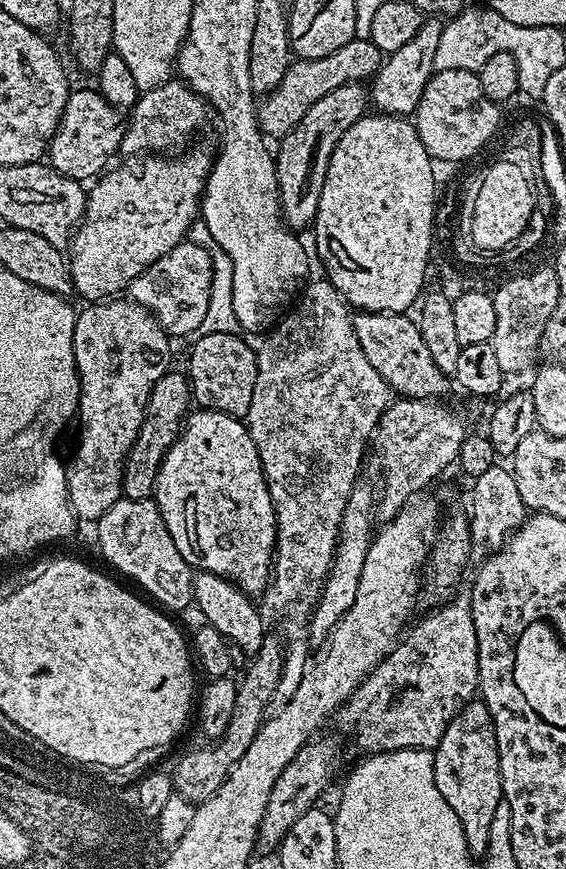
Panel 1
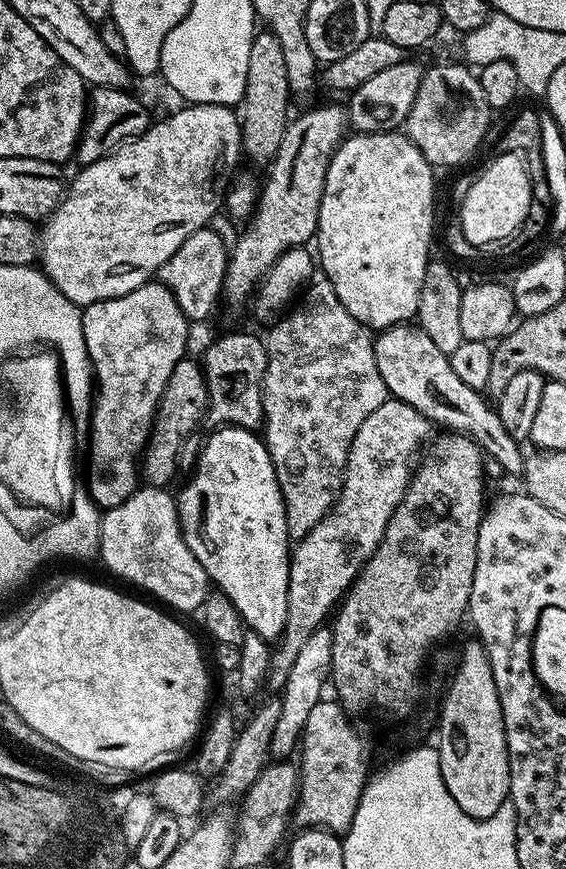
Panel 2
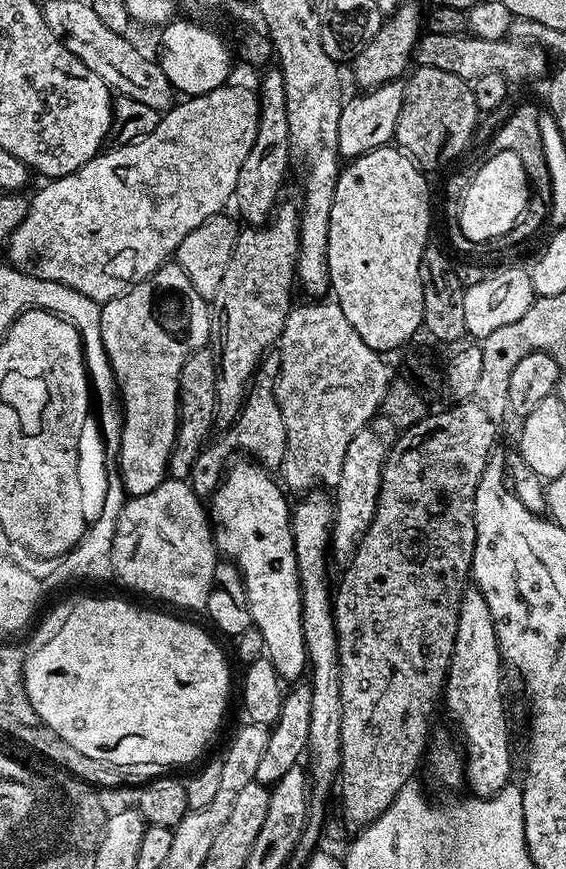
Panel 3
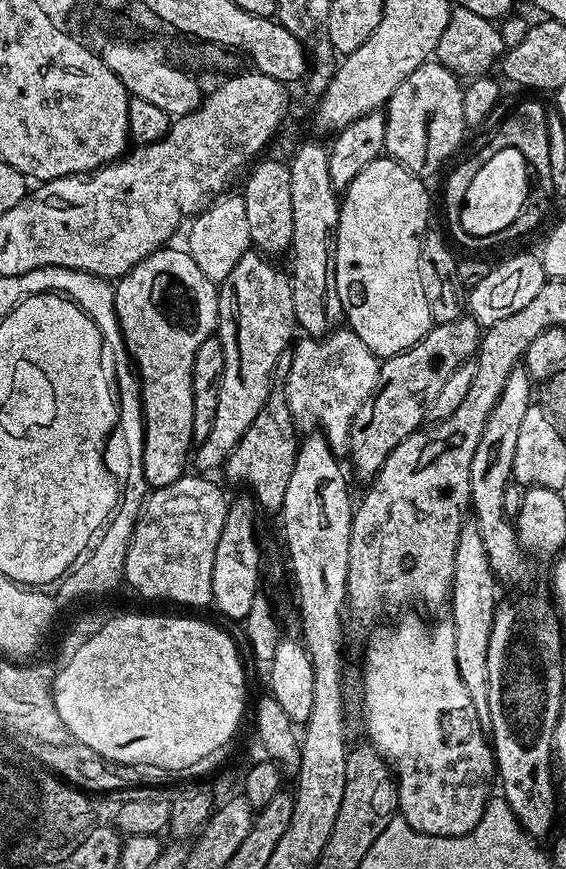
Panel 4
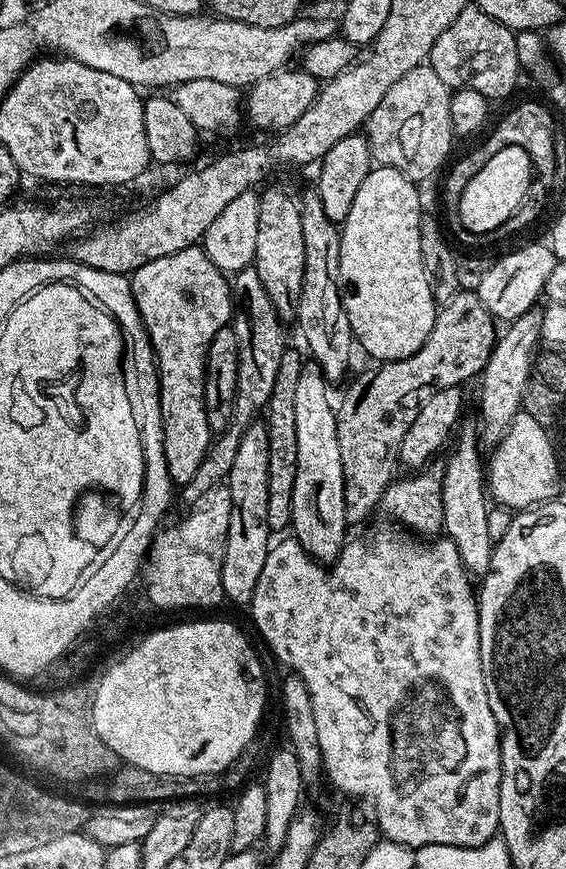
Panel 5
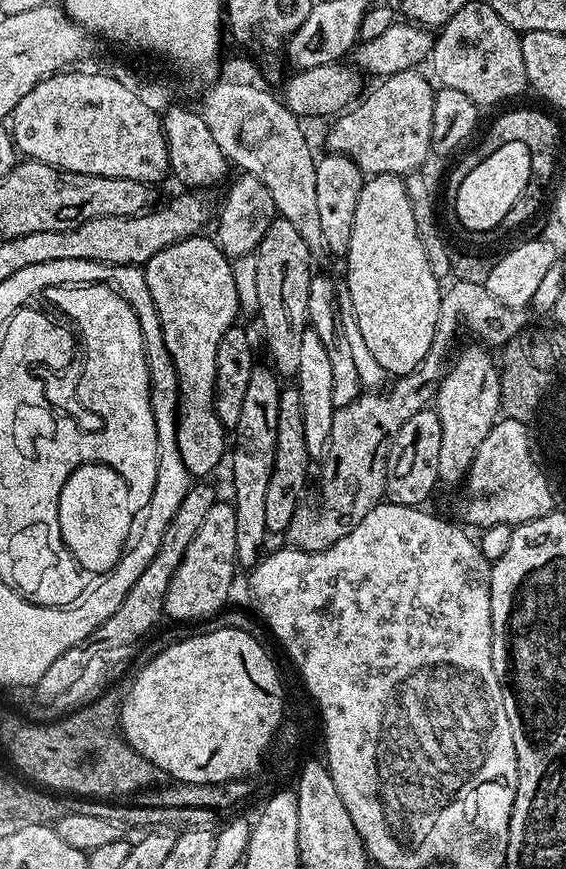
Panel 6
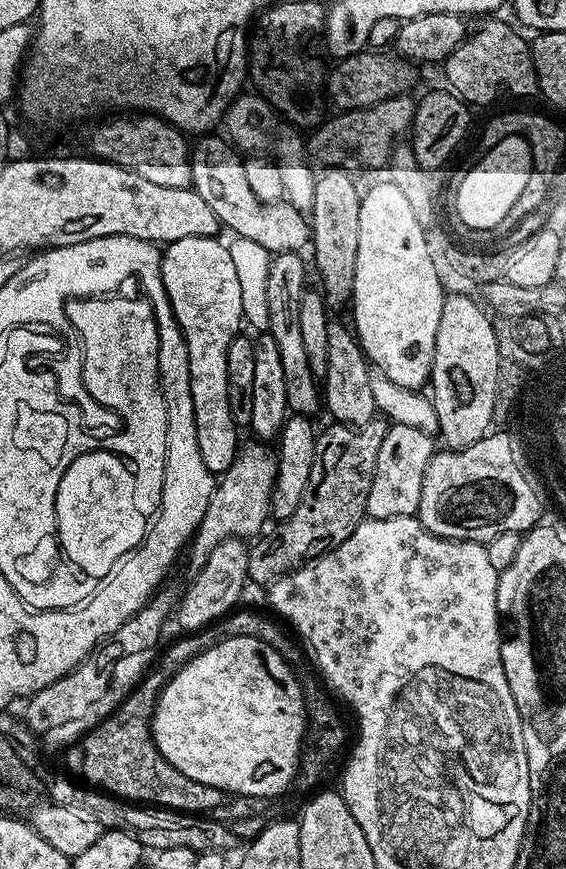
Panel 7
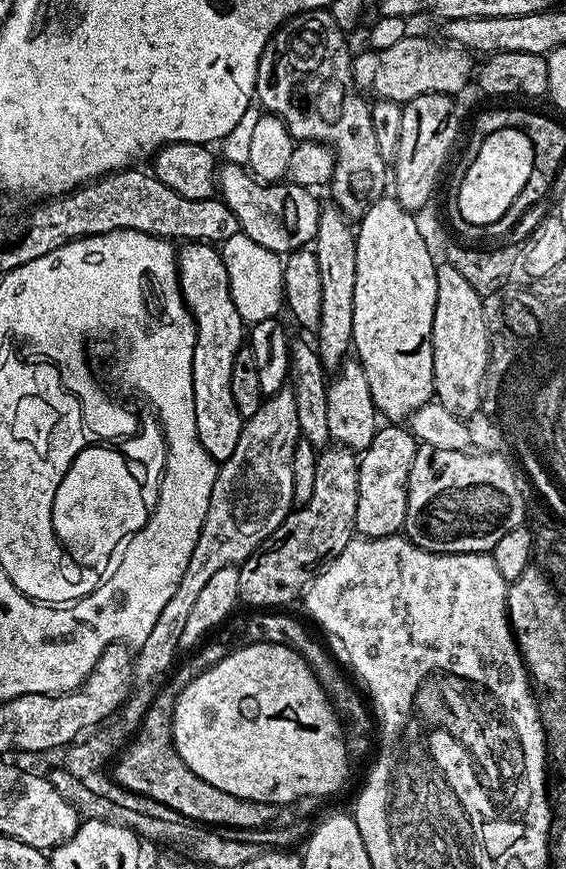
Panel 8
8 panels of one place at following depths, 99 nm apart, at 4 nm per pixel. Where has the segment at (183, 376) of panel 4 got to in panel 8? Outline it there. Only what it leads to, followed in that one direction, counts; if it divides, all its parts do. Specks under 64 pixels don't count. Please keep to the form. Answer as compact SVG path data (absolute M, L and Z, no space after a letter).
M207 242L185 243L176 257L176 270L180 277L180 293L184 295L184 302L196 321L194 418L198 426L198 438L202 446L206 446L206 454L210 454L210 458L223 462L226 458L230 458L230 454L234 454L234 446L238 446L238 434L242 434L245 422L245 417L238 414L238 406L234 406L234 394L230 390L230 374L234 367L234 354L238 354L238 350L246 344L246 320L238 314L238 306L234 306L234 298L230 294L230 278L219 247Z

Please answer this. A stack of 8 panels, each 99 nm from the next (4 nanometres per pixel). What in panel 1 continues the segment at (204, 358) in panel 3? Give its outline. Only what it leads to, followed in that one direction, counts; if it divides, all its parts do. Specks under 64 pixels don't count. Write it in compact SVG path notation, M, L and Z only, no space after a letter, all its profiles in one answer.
M169 370L165 376L158 378L154 390L148 399L146 414L142 418L142 426L138 430L138 438L134 438L134 446L130 446L128 457L124 463L124 473L122 474L122 496L125 500L151 500L156 490L156 475L162 466L162 458L170 450L177 437L180 436L180 430L184 426L184 421L189 415L190 407L193 403L192 389L188 387L188 377L183 371Z

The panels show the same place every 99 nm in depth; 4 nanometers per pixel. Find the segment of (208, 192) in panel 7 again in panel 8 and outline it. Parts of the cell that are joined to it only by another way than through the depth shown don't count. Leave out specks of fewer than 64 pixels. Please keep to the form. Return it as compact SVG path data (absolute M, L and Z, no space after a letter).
M224 162L218 168L218 196L226 206L230 206L230 210L234 210L234 218L238 218L241 233L254 238L258 246L266 246L266 250L271 252L287 254L301 251L305 246L311 245L318 234L322 204L321 201L316 201L317 193L313 189L287 182L264 183L257 180L245 165Z

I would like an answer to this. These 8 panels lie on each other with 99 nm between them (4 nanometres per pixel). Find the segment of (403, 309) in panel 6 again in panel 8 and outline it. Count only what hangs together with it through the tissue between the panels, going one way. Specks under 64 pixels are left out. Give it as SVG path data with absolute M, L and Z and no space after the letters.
M382 198L366 210L366 214L358 221L356 232L356 249L358 250L358 278L354 282L354 330L352 331L352 348L355 359L360 361L362 370L366 370L366 382L370 382L370 394L374 398L374 406L381 417L388 422L404 422L415 412L433 399L434 389L434 354L432 353L432 323L434 322L434 302L438 294L436 281L436 265L430 260L422 237L418 234L413 213L408 212L395 198Z

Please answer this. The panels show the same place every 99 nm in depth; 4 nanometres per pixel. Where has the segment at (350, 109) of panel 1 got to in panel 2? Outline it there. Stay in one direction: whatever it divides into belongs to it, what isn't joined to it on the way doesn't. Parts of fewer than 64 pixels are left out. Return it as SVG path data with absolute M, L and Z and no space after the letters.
M343 103L320 104L297 120L289 119L286 134L282 134L282 146L278 146L278 154L267 165L268 177L264 188L262 184L259 189L256 207L247 221L248 229L241 231L231 245L222 293L225 301L247 301L253 295L254 285L283 252L305 247L315 237L326 170L349 128L348 109Z

